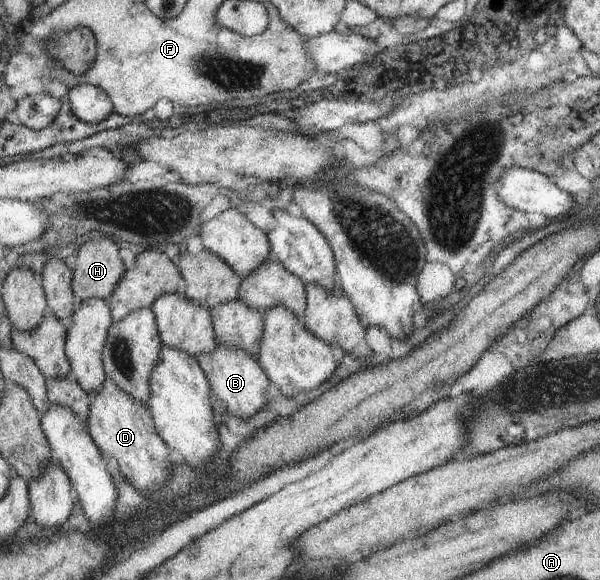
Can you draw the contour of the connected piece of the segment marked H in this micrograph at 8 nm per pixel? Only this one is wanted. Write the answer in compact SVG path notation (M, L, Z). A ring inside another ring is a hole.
M109 236L81 244L71 282L73 294L80 301L85 302L87 298L107 301L113 294L126 270L119 249L117 242L109 240Z

